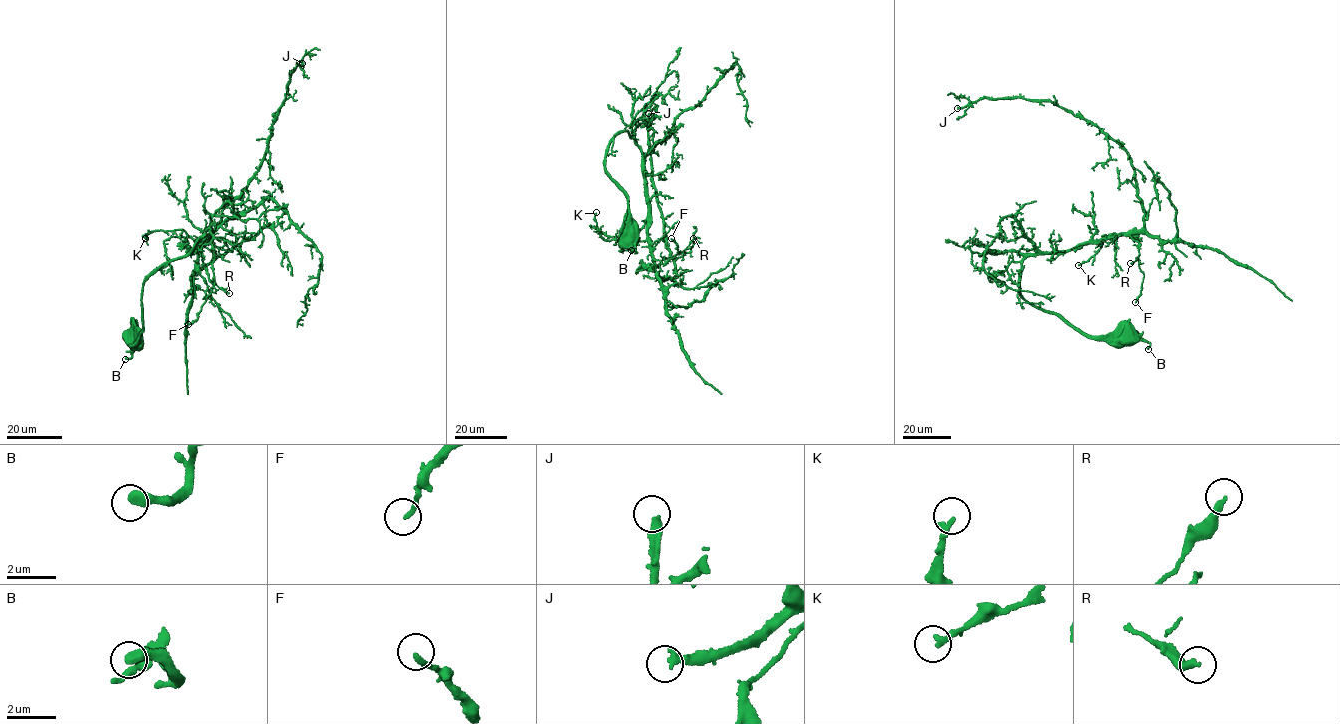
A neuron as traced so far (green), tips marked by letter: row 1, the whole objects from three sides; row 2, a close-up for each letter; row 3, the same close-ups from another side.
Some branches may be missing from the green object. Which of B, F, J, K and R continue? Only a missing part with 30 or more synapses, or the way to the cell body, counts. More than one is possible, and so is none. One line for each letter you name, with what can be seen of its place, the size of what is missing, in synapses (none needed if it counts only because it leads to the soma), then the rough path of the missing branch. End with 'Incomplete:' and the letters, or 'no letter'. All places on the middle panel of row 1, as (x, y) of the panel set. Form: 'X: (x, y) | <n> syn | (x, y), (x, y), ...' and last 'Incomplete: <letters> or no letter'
J: (648, 113) | 35 syn | (648, 113), (643, 102), (645, 96), (645, 108)
K: (596, 212) | 45 syn | (596, 212), (613, 187), (621, 187), (640, 174), (638, 171), (636, 174)
Incomplete: J, K

